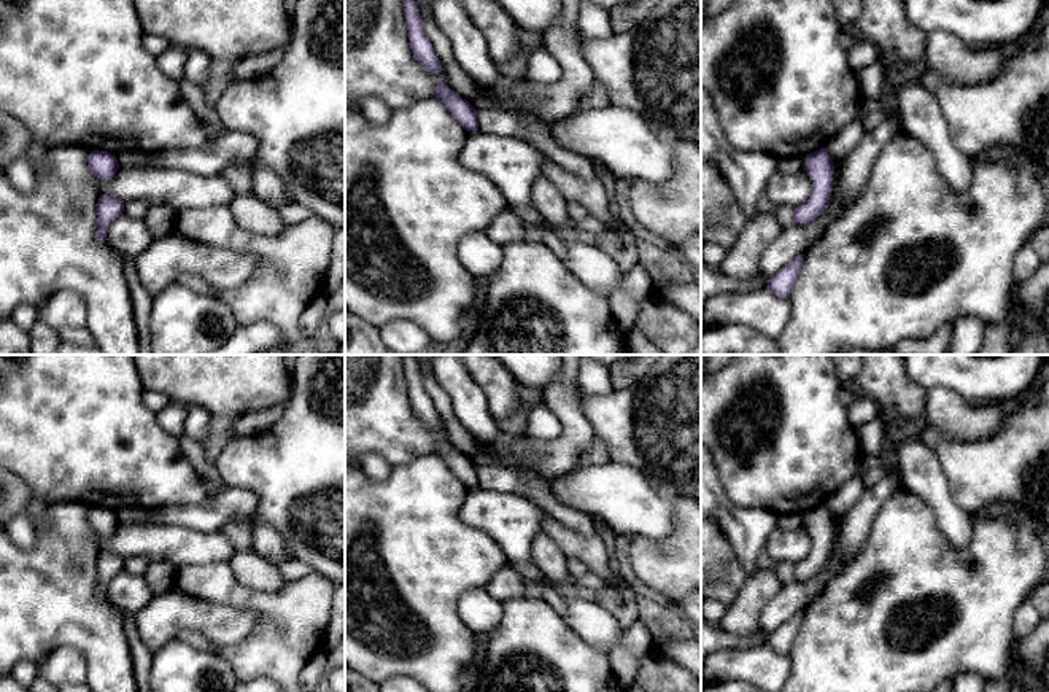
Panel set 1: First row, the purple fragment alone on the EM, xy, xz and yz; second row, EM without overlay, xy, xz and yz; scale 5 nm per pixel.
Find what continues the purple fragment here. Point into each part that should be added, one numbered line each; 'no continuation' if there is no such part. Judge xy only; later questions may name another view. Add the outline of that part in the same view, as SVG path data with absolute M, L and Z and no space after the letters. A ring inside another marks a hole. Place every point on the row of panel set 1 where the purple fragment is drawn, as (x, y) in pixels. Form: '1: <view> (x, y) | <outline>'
no continuation

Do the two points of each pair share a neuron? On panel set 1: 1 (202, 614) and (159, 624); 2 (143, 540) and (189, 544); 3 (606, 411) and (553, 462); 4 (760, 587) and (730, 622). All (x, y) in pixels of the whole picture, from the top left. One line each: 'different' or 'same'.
1: same
2: same
3: different
4: same

